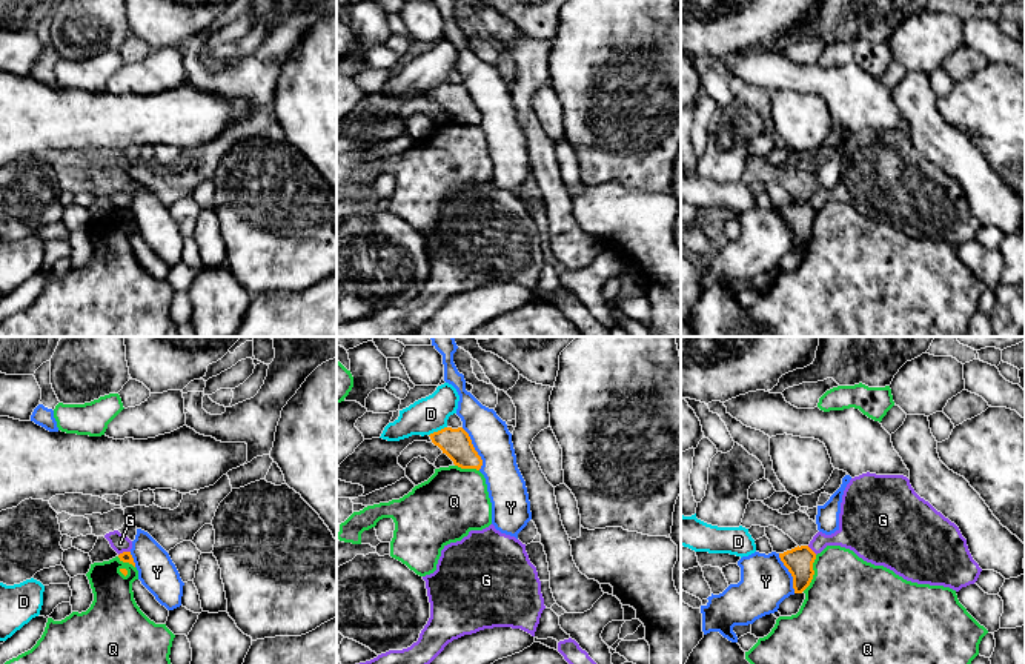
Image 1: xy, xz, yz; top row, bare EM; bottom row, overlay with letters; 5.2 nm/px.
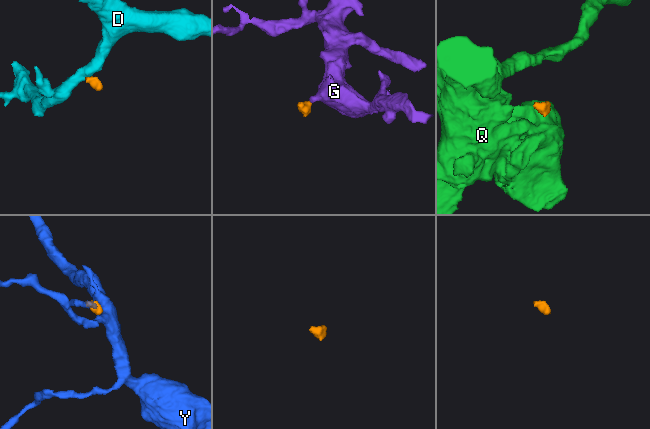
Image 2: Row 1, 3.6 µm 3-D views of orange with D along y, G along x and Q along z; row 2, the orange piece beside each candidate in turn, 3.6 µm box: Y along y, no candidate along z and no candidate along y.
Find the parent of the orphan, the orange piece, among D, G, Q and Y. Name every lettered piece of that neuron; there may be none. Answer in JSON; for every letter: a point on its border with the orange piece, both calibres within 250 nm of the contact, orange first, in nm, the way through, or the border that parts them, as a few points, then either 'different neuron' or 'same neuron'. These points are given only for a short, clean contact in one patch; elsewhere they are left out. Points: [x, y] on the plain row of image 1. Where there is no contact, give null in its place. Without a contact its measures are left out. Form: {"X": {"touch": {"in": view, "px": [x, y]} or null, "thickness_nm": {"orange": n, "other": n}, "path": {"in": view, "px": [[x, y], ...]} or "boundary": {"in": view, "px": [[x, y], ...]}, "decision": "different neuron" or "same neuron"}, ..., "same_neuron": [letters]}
{"D": {"touch": {"in": "xz", "px": [438, 86]}, "thickness_nm": {"orange": 160, "other": 190}, "boundary": {"in": "xz", "px": [[446, 82], [429, 91]]}, "decision": "different neuron"}, "G": {"touch": {"in": "xy", "px": [123, 208]}, "thickness_nm": {"orange": 60, "other": 90}, "boundary": {"in": "xy", "px": [[129, 206], [123, 206], [119, 211]]}, "decision": "different neuron"}, "Q": {"touch": {"in": "yz", "px": [813, 229]}, "thickness_nm": {"orange": 140, "other": 480}, "boundary": {"in": "yz", "px": [[816, 211], [813, 234], [802, 246]]}, "decision": "different neuron"}, "Y": {"touch": {"in": "xz", "px": [474, 105]}, "thickness_nm": {"orange": 160, "other": 200}, "boundary": {"in": "xz", "px": [[461, 83], [481, 116], [480, 125]]}, "decision": "different neuron"}, "same_neuron": []}

